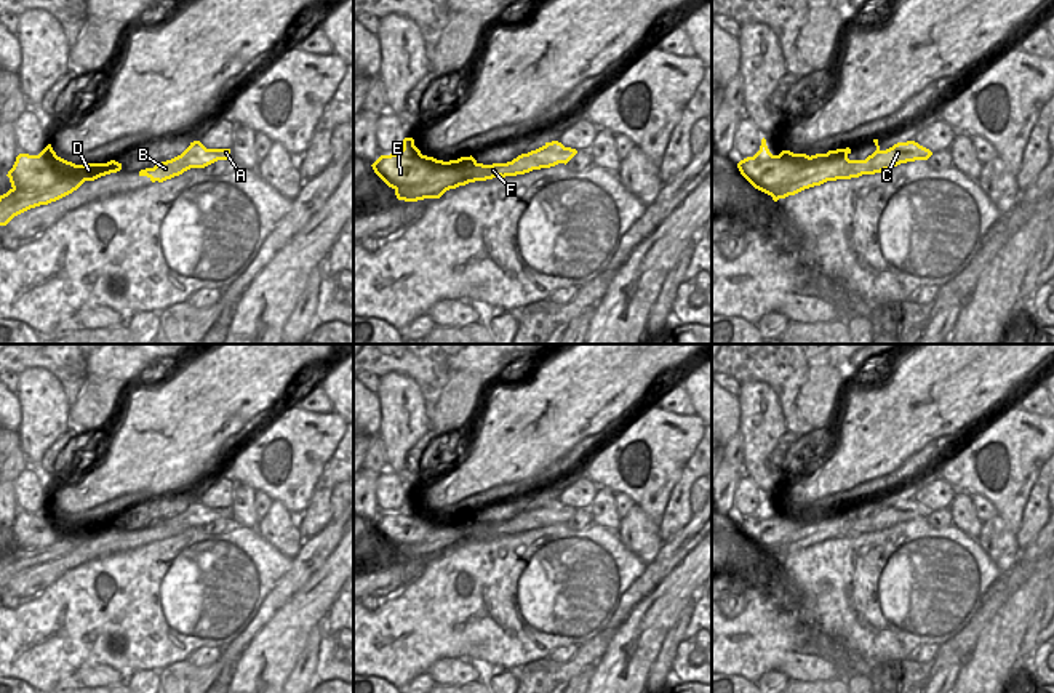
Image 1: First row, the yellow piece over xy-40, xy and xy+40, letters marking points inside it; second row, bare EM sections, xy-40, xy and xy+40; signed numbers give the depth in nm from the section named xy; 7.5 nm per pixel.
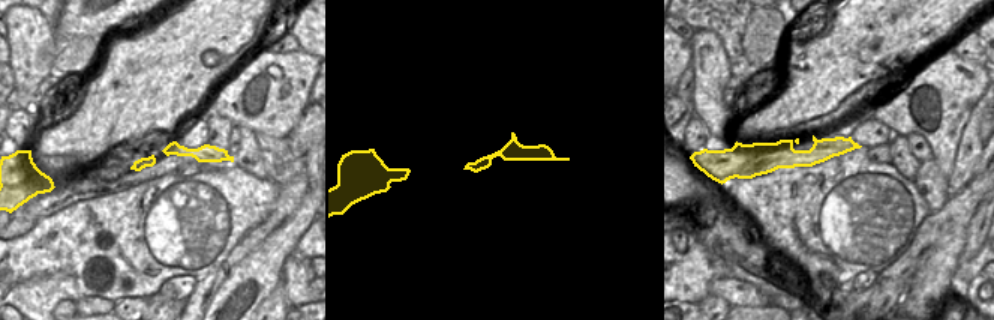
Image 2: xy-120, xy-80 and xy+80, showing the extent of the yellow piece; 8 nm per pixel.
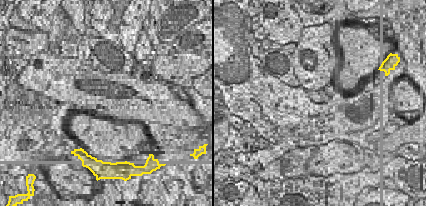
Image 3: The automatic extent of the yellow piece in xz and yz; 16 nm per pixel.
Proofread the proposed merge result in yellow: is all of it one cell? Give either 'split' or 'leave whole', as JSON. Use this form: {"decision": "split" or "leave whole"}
{"decision": "split"}

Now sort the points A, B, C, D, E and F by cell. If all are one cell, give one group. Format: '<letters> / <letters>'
A B C D F / E

